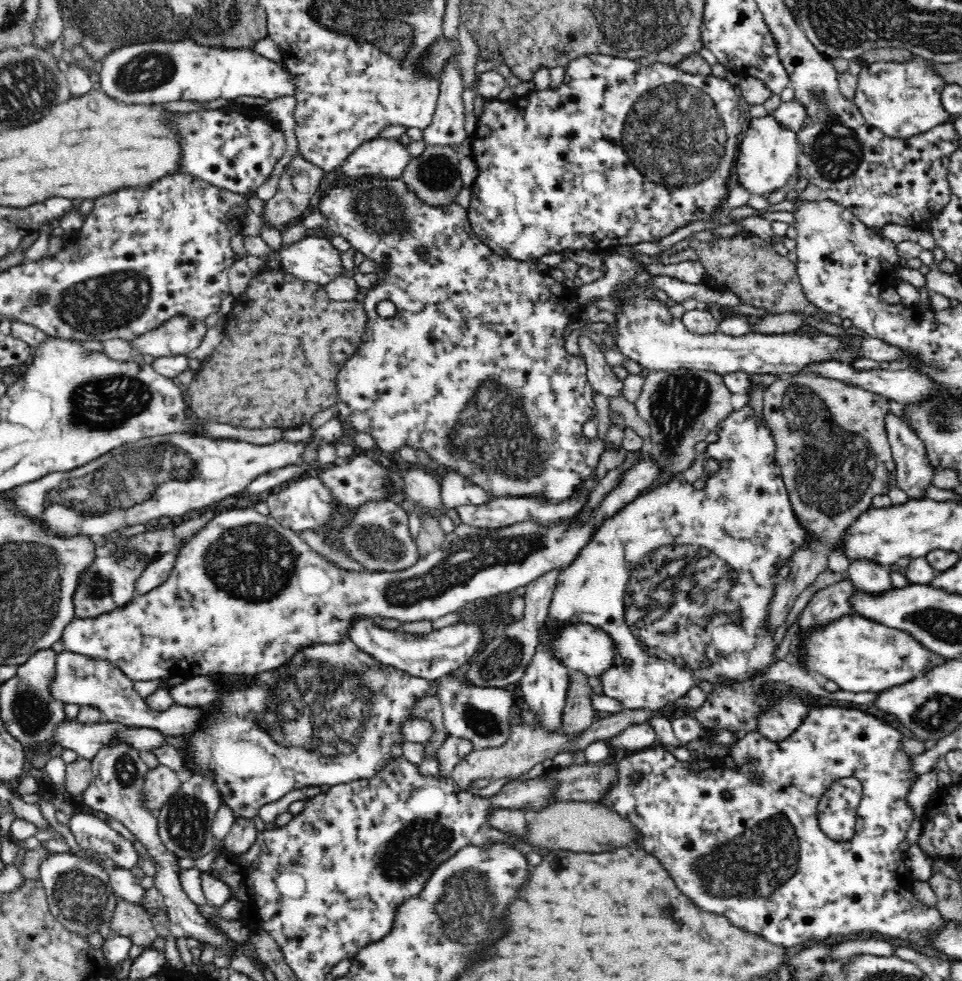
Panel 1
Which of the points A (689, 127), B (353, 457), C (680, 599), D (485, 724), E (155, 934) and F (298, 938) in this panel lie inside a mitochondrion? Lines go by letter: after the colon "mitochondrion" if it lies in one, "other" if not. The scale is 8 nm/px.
A: mitochondrion
B: other
C: mitochondrion
D: mitochondrion
E: other
F: other

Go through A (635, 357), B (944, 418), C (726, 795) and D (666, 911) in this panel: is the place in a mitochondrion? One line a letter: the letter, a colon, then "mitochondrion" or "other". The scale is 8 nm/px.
A: other
B: mitochondrion
C: other
D: mitochondrion

